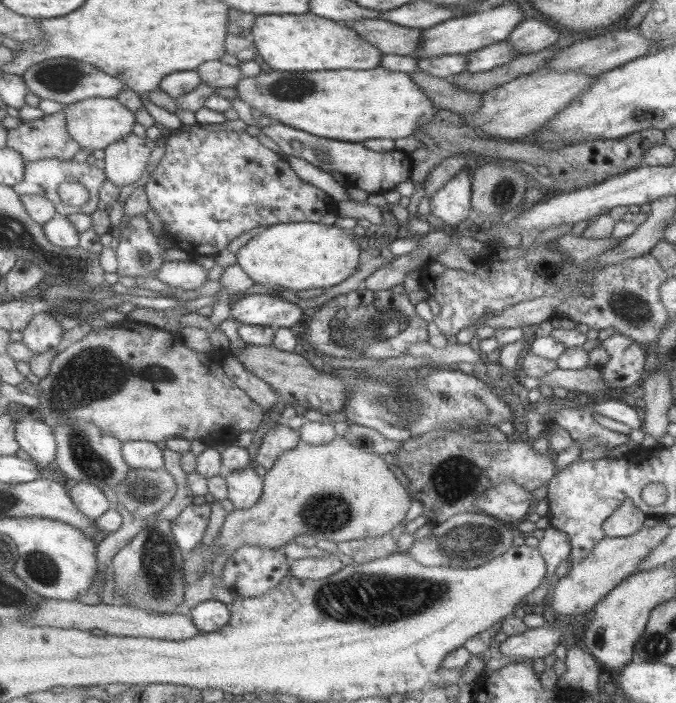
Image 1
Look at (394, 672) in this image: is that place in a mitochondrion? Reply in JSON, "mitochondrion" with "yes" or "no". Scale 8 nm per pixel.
{"mitochondrion":"yes"}

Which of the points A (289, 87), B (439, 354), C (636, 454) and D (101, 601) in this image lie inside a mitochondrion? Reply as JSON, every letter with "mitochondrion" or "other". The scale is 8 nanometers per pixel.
{"A":"mitochondrion","B":"other","C":"other","D":"other"}

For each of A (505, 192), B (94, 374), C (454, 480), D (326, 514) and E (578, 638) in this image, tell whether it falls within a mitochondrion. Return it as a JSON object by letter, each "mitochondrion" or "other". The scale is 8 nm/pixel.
{"A":"mitochondrion","B":"mitochondrion","C":"mitochondrion","D":"mitochondrion","E":"other"}

